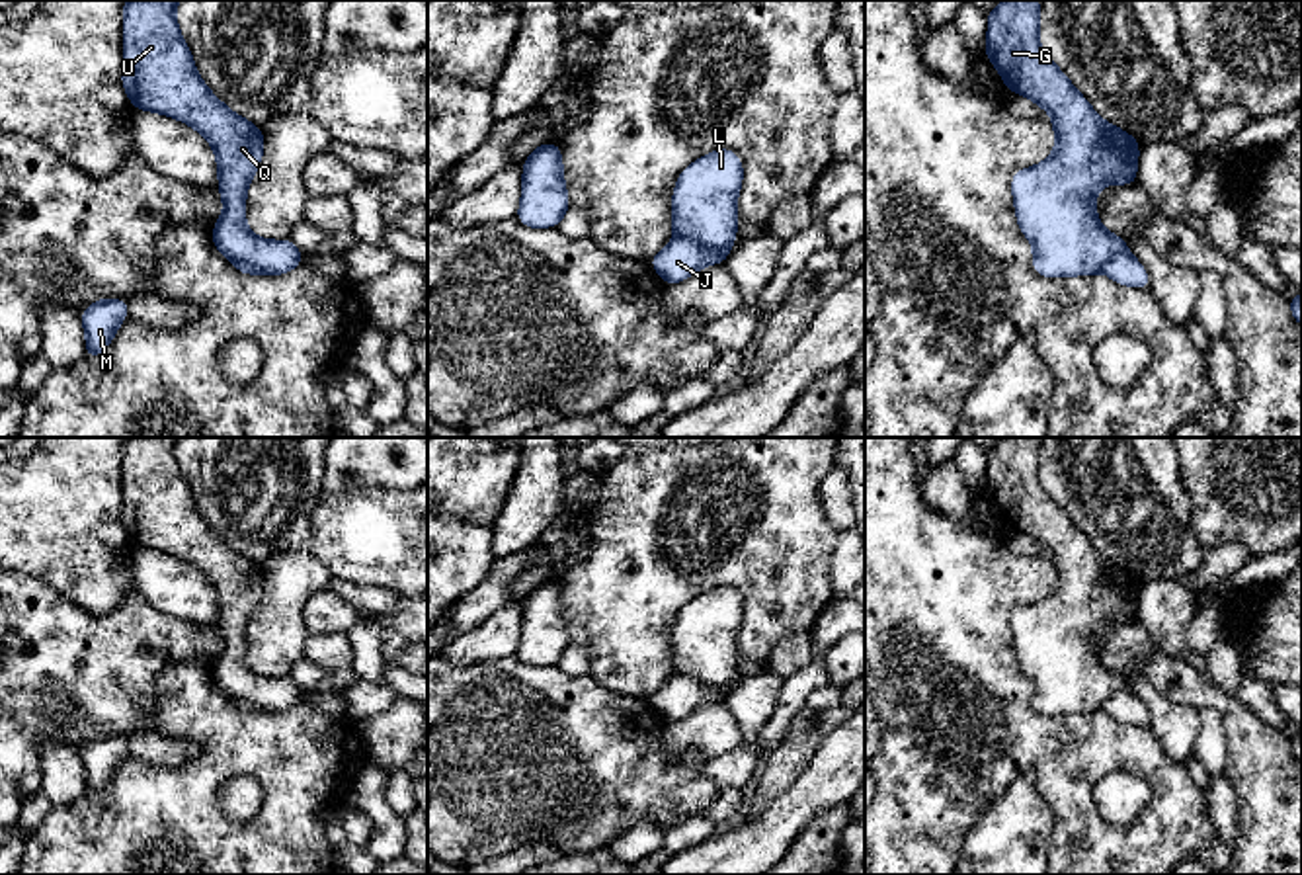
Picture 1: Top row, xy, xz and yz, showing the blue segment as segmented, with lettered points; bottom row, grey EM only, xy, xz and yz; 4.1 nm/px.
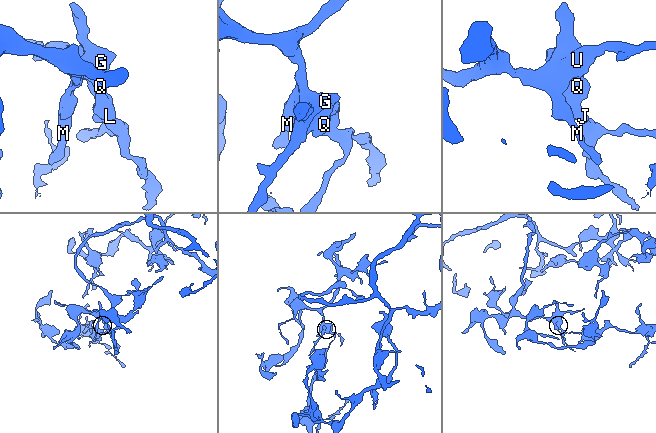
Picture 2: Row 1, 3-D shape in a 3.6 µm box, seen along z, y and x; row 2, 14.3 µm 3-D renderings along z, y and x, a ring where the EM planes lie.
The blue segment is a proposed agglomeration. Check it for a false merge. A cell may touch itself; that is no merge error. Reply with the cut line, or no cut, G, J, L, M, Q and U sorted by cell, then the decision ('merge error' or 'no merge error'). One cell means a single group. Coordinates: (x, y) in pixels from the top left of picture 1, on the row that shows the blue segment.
cut xz (676, 237), (727, 254); groups G L M Q U / J; merge error

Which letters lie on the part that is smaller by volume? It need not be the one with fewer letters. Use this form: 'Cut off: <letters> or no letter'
Cut off: J

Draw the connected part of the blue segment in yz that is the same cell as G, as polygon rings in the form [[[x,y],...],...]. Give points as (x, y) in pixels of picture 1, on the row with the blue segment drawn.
[[[1005,0],[988,12],[984,55],[1011,94],[1023,94],[1052,115],[1054,152],[1033,168],[1017,170],[1011,191],[1019,230],[1033,242],[1033,270],[1042,277],[1093,275],[1126,250],[1126,242],[1099,225],[1093,205],[1101,186],[1136,184],[1140,143],[1101,119],[1038,43],[1038,0]]]

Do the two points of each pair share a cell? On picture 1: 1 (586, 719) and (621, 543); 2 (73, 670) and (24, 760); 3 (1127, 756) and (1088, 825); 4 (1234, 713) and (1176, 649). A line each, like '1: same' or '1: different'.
1: different
2: same
3: same
4: different

